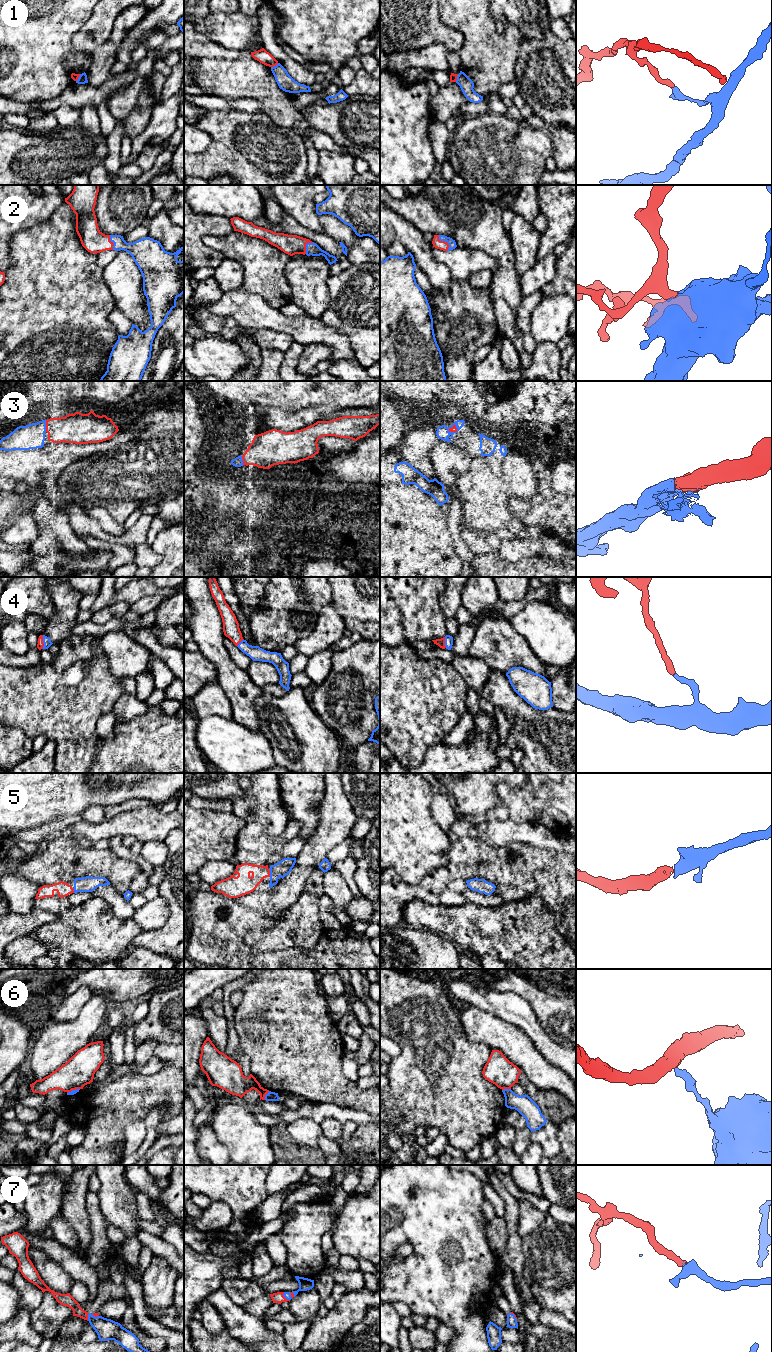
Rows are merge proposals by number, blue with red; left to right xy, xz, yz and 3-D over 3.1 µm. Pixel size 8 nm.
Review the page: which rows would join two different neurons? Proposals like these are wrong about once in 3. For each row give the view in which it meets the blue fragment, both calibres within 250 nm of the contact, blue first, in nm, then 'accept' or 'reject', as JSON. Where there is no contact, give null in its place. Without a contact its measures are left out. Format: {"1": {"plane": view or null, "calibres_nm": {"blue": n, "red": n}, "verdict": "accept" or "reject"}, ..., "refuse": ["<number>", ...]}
{"1": {"plane": "xz", "calibres_nm": {"blue": 130, "red": 110}, "verdict": "reject"}, "2": {"plane": "yz", "calibres_nm": {"blue": 60, "red": 80}, "verdict": "accept"}, "3": {"plane": "xy", "calibres_nm": {"blue": 200, "red": 240}, "verdict": "accept"}, "4": {"plane": "xy", "calibres_nm": {"blue": 70, "red": 50}, "verdict": "accept"}, "5": {"plane": "xz", "calibres_nm": {"blue": 120, "red": 170}, "verdict": "accept"}, "6": {"plane": "xz", "calibres_nm": {"blue": 80, "red": 180}, "verdict": "reject"}, "7": {"plane": "xy", "calibres_nm": {"blue": 170, "red": 100}, "verdict": "accept"}, "refuse": ["1", "6"]}

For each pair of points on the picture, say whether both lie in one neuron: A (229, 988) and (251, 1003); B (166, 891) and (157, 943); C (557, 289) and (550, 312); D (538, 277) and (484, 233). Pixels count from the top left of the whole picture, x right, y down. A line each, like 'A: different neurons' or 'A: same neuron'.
A: different neurons
B: same neuron
C: different neurons
D: different neurons

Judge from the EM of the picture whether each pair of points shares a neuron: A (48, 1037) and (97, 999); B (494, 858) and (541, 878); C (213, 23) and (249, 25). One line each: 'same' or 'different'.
A: same
B: different
C: same

